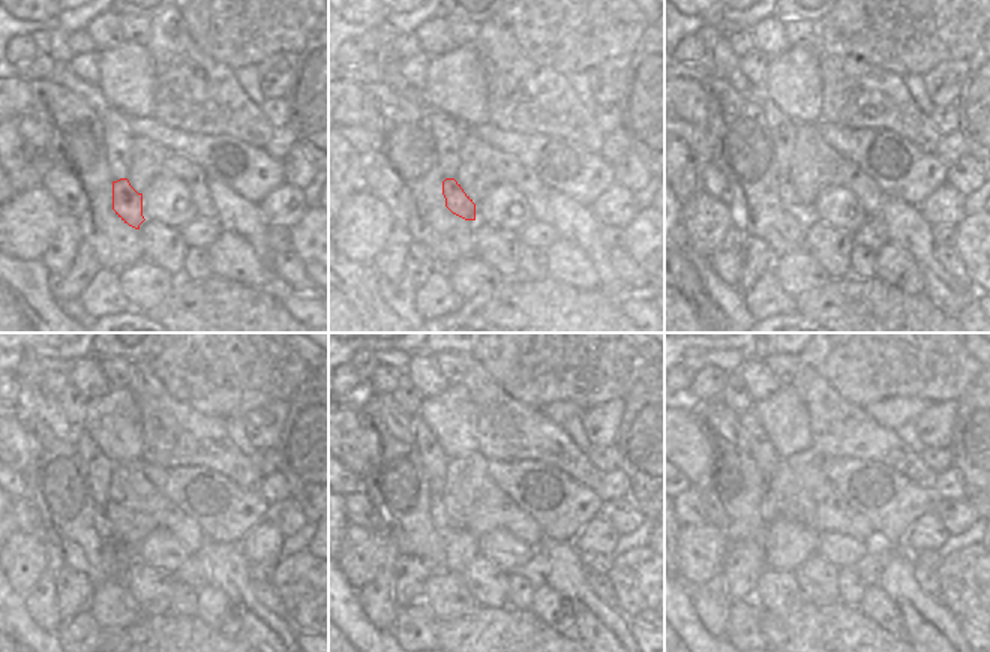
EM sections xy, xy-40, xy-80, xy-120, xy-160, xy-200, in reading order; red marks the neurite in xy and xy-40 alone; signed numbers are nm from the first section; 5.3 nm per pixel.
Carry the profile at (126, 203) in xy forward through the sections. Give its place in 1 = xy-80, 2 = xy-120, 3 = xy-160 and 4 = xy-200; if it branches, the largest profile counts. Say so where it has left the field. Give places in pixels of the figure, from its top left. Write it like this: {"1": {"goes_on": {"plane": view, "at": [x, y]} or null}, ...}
{"1": {"goes_on": {"plane": "xy-80", "at": [786, 192]}}, "2": {"goes_on": {"plane": "xy-120", "at": [102, 523]}}, "3": {"goes_on": {"plane": "xy-160", "at": [438, 517]}}, "4": {"goes_on": {"plane": "xy-200", "at": [768, 508]}}}

